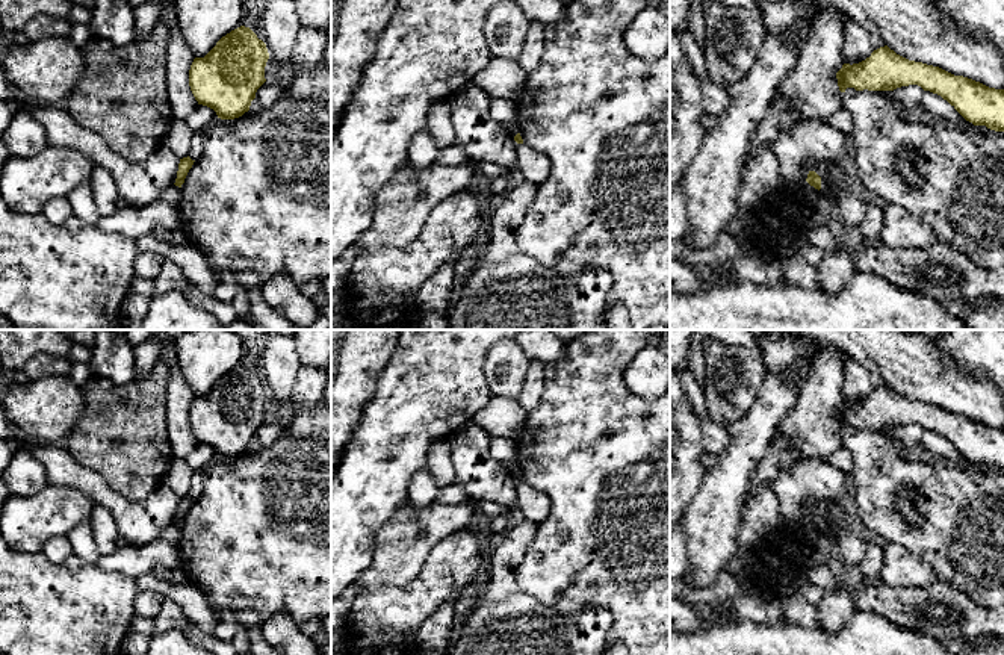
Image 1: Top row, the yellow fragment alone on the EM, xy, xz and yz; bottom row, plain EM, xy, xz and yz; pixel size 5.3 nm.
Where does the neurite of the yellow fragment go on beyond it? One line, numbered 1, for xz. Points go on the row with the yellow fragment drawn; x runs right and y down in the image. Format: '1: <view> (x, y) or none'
1: none

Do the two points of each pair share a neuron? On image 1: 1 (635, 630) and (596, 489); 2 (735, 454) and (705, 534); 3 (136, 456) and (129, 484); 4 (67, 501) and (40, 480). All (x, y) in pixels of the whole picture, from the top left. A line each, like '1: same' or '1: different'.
1: same
2: same
3: same
4: different

